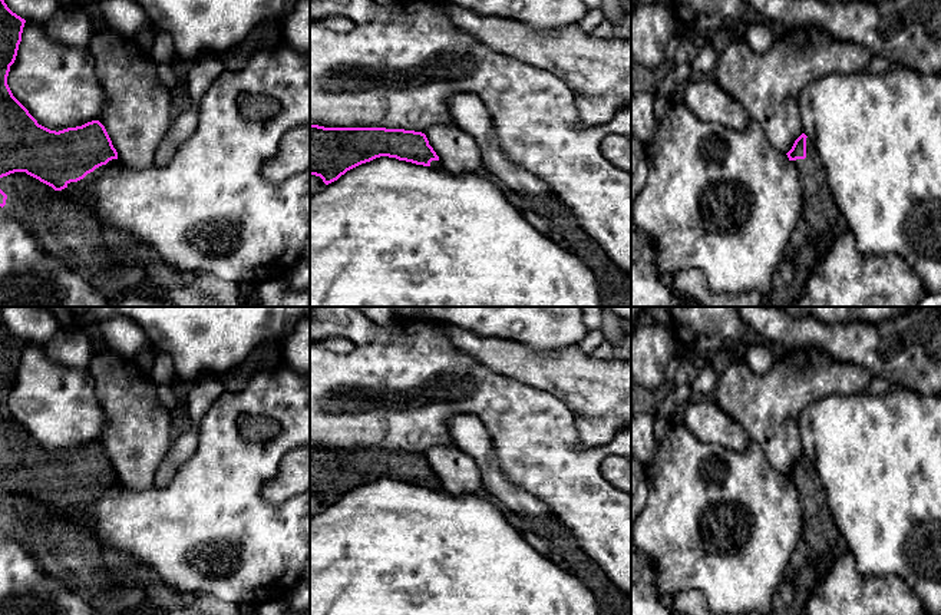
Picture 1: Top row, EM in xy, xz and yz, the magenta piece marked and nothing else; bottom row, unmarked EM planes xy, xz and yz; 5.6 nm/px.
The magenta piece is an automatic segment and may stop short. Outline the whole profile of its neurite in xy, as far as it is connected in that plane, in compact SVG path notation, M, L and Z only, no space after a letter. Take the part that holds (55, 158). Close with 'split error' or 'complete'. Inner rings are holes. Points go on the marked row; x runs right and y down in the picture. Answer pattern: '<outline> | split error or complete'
M0 0L0 178L26 172L55 191L75 189L120 161L99 120L50 130L13 96L7 76L24 23Z | split error

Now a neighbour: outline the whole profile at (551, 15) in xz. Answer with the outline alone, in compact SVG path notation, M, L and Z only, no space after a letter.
M446 0L479 16L509 19L541 32L578 23L588 7L584 0Z

